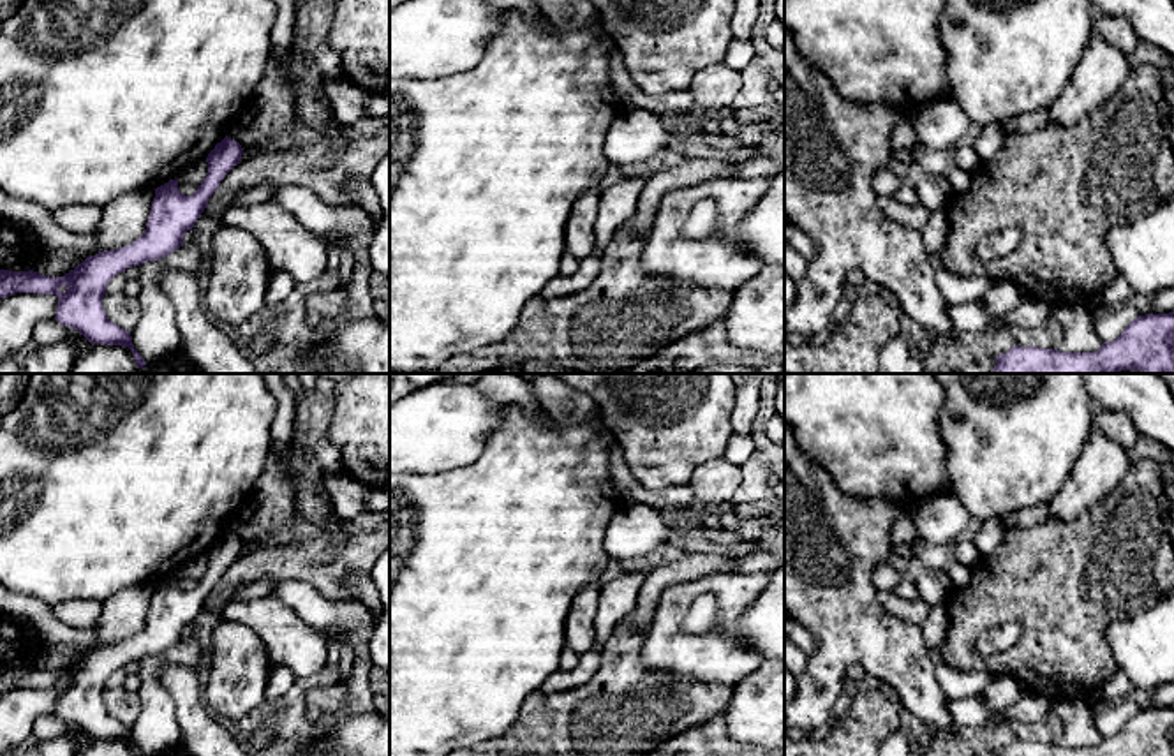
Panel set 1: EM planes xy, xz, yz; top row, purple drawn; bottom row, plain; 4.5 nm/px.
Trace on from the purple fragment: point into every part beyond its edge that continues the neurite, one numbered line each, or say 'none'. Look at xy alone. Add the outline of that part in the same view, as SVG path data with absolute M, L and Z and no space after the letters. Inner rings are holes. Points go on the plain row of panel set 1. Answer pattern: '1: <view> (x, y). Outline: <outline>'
none

